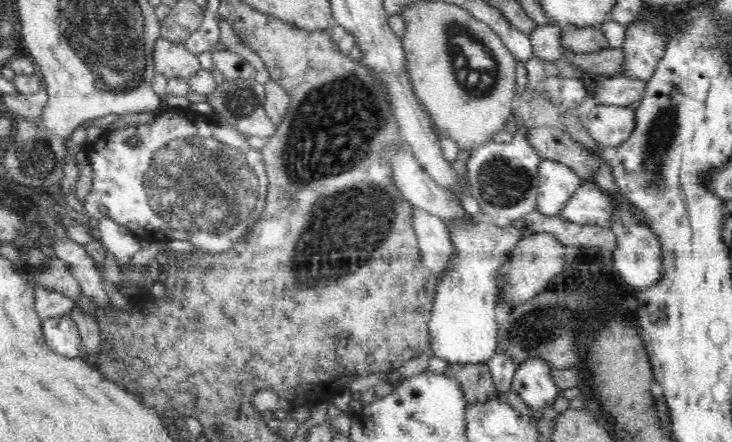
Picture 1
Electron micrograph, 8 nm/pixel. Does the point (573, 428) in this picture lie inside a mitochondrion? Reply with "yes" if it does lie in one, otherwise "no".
no

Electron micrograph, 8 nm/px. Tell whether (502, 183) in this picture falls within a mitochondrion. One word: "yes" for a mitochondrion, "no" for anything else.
yes

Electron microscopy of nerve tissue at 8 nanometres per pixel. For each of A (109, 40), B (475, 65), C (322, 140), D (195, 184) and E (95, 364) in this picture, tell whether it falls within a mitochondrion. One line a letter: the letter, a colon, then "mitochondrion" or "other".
A: mitochondrion
B: mitochondrion
C: mitochondrion
D: mitochondrion
E: other

